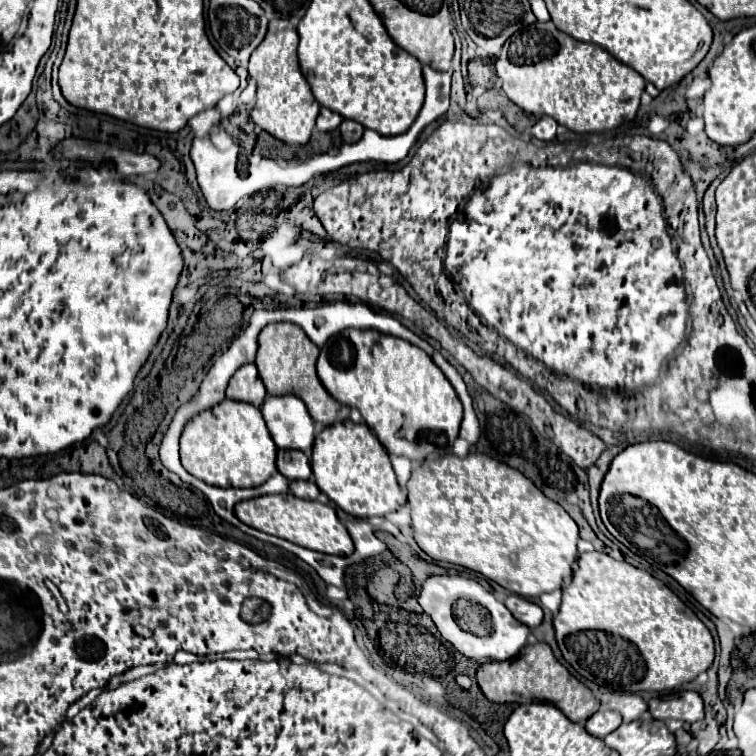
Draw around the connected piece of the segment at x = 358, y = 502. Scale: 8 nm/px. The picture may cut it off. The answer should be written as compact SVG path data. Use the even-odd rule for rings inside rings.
M352 408L348 421L324 427L324 431L314 439L312 449L314 481L318 489L324 495L328 495L330 501L334 501L342 511L350 515L356 517L388 515L392 511L398 511L406 503L406 497L400 493L386 449L380 445L372 429L361 422L360 412Z

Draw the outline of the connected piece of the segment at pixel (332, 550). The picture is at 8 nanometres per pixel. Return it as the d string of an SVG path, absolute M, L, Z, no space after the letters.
M292 493L286 495L262 495L254 497L250 501L240 501L234 509L236 517L268 535L282 537L286 541L292 541L300 547L328 553L328 555L352 555L354 543L346 531L346 527L340 523L336 511L330 505L324 505L320 501L302 501L294 497Z

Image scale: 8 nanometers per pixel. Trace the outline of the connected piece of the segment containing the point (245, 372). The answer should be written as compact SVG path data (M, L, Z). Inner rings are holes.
M254 363L242 365L234 373L234 377L228 381L226 397L234 399L234 401L246 401L246 403L254 403L256 407L262 407L264 397L266 397L266 389L264 389L264 383L262 383Z

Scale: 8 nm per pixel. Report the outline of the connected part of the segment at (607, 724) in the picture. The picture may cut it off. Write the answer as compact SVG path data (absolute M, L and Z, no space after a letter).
M598 711L598 713L594 713L586 721L586 731L592 733L594 737L604 739L608 733L612 733L614 729L618 729L620 723L622 723L620 713L614 713L614 711Z

